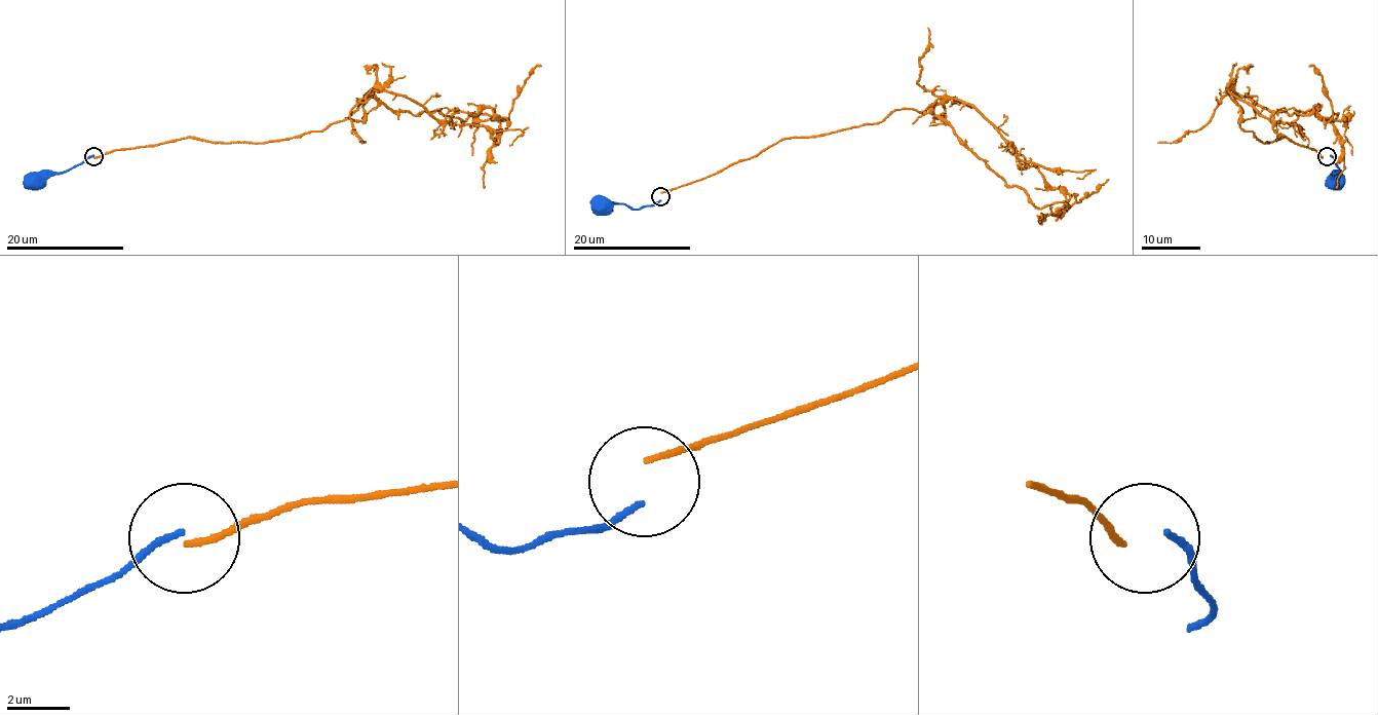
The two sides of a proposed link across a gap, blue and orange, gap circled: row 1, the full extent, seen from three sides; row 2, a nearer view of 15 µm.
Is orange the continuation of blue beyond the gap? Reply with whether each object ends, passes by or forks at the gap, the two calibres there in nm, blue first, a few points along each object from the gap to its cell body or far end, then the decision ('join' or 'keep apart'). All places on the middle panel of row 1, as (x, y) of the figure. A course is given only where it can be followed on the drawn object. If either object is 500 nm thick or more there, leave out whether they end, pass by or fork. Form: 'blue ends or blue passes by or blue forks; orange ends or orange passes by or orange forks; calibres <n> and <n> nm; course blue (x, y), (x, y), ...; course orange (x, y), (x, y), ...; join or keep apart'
blue ends; orange ends; calibres 190 and 180 nm; course blue (660, 200), (639, 210), (605, 200), (602, 203); course orange (660, 193), (783, 139), (816, 138), (931, 105), (1037, 208), (1074, 194), (1077, 201), (1108, 179); join

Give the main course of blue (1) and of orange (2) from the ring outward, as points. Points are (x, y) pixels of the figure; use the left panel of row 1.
1: (93, 156), (49, 175), (37, 187), (34, 183)
2: (93, 157), (190, 137), (278, 142), (344, 121), (365, 95), (414, 115), (508, 121), (540, 67)

